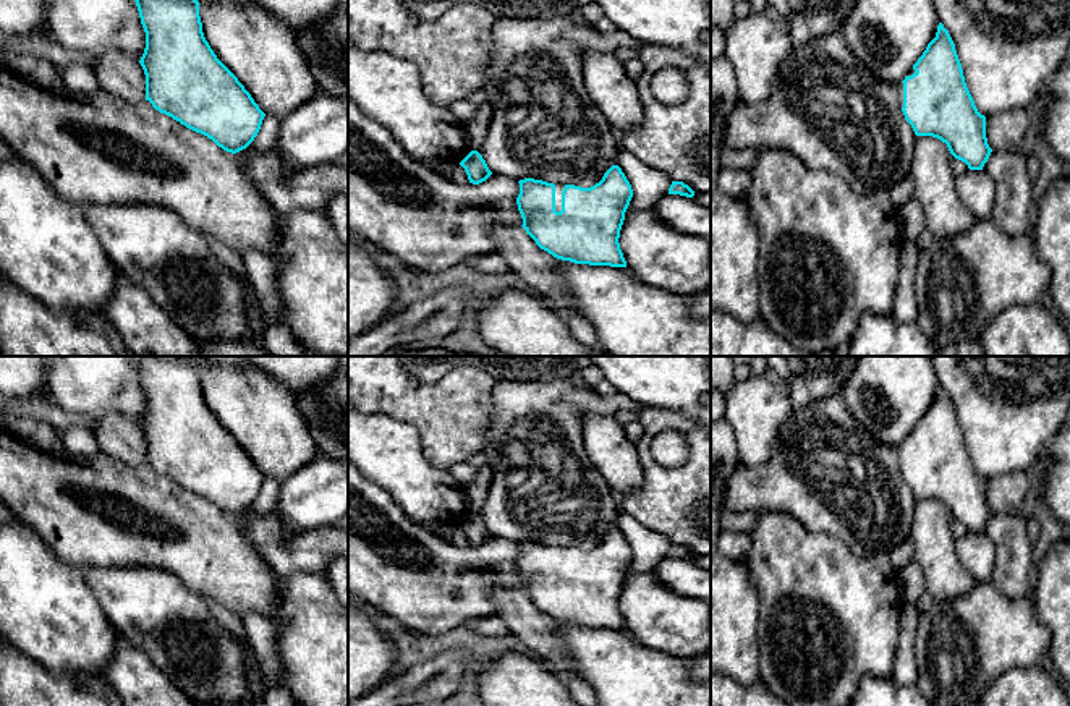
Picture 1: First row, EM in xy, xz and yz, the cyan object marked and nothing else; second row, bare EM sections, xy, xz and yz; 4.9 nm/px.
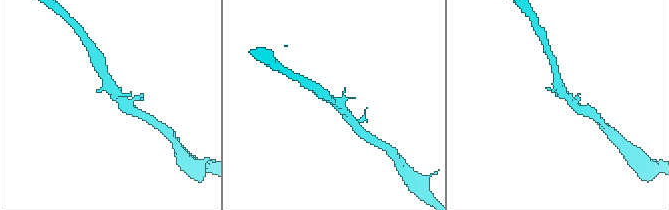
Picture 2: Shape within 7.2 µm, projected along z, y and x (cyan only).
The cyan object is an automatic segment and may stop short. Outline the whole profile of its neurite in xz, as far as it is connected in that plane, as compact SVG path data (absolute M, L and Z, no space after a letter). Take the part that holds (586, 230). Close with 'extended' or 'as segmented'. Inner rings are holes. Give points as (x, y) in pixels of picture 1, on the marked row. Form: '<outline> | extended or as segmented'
M618 165L591 188L534 178L518 183L521 227L541 249L575 264L626 267L618 238L633 189Z | extended

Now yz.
M942 23L897 86L902 112L916 136L940 139L970 170L983 170L992 152L986 117L974 105L955 44Z | extended

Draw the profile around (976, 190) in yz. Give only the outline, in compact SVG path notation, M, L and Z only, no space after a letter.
M968 170L955 176L955 188L976 220L991 220L994 212L996 183L983 170Z

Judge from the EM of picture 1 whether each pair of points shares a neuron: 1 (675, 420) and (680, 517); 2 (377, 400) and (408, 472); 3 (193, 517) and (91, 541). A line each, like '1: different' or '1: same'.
1: same
2: different
3: same

